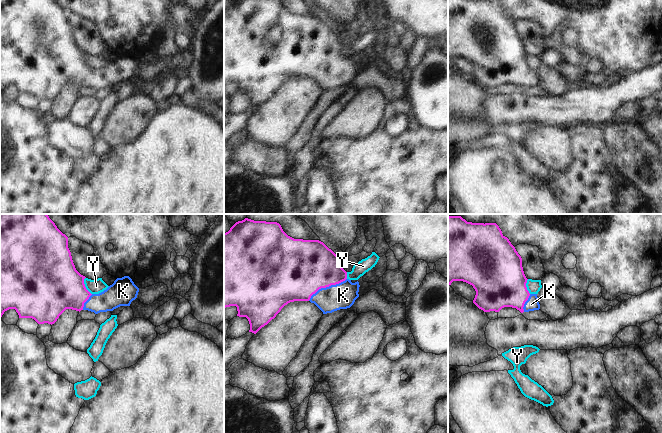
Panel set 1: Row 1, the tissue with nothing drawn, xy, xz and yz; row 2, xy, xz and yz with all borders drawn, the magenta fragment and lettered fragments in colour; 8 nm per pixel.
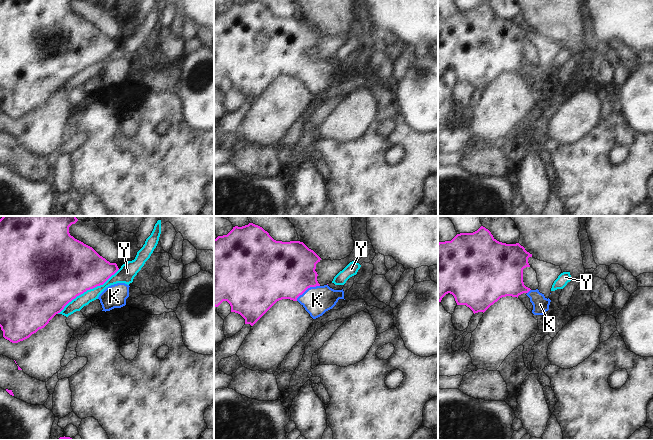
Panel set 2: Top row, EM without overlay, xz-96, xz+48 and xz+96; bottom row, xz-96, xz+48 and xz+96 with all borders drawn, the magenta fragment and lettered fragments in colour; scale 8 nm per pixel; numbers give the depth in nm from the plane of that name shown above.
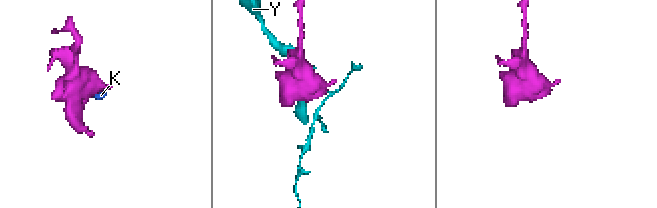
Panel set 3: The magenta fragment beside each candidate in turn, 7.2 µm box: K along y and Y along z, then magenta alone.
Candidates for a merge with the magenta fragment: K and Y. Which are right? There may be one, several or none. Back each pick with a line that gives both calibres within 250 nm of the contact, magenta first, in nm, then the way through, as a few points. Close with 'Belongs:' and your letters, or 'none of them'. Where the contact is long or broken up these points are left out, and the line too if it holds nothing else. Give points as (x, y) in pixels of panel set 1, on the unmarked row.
K: Thickness 440 nm (magenta) against 200 nm. Path across: xz (302, 43), (326, 62), (331, 67), (343, 71)
Belongs: K.

